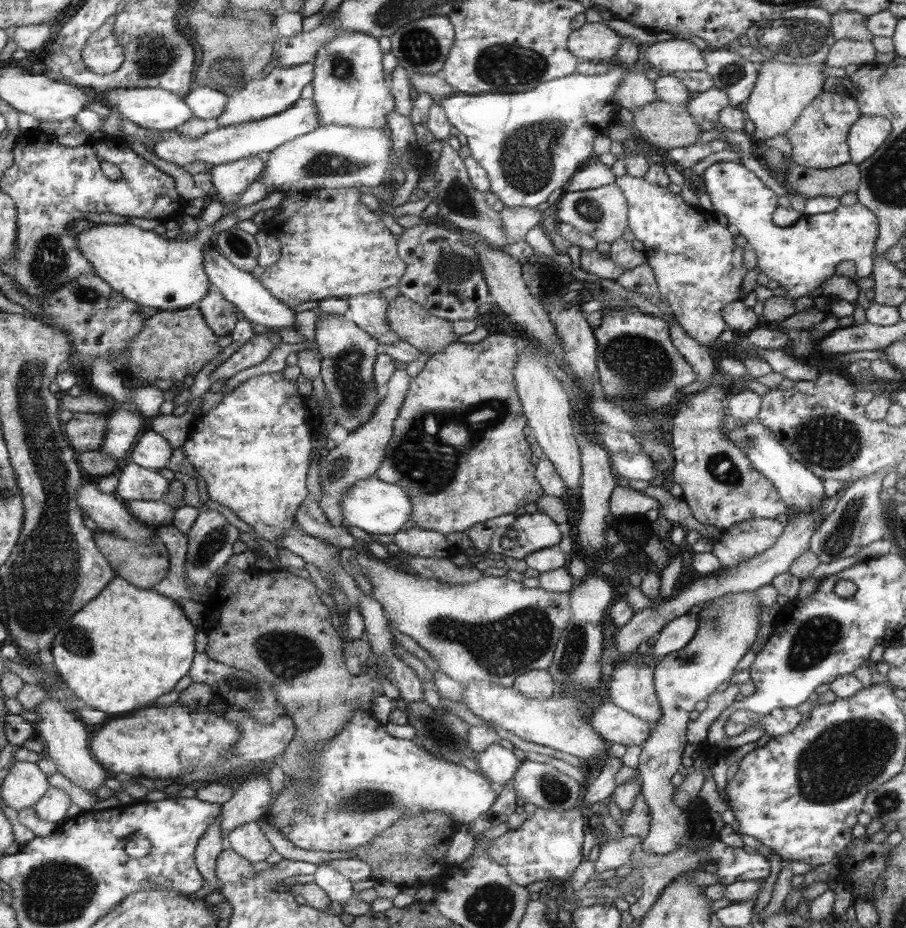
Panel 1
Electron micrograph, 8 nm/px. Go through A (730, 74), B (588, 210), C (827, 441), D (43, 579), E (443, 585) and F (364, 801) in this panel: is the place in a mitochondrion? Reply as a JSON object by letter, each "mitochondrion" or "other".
{"A":"mitochondrion","B":"mitochondrion","C":"mitochondrion","D":"mitochondrion","E":"other","F":"mitochondrion"}

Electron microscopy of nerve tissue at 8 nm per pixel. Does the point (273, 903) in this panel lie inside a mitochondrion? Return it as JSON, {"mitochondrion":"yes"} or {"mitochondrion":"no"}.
{"mitochondrion":"no"}

